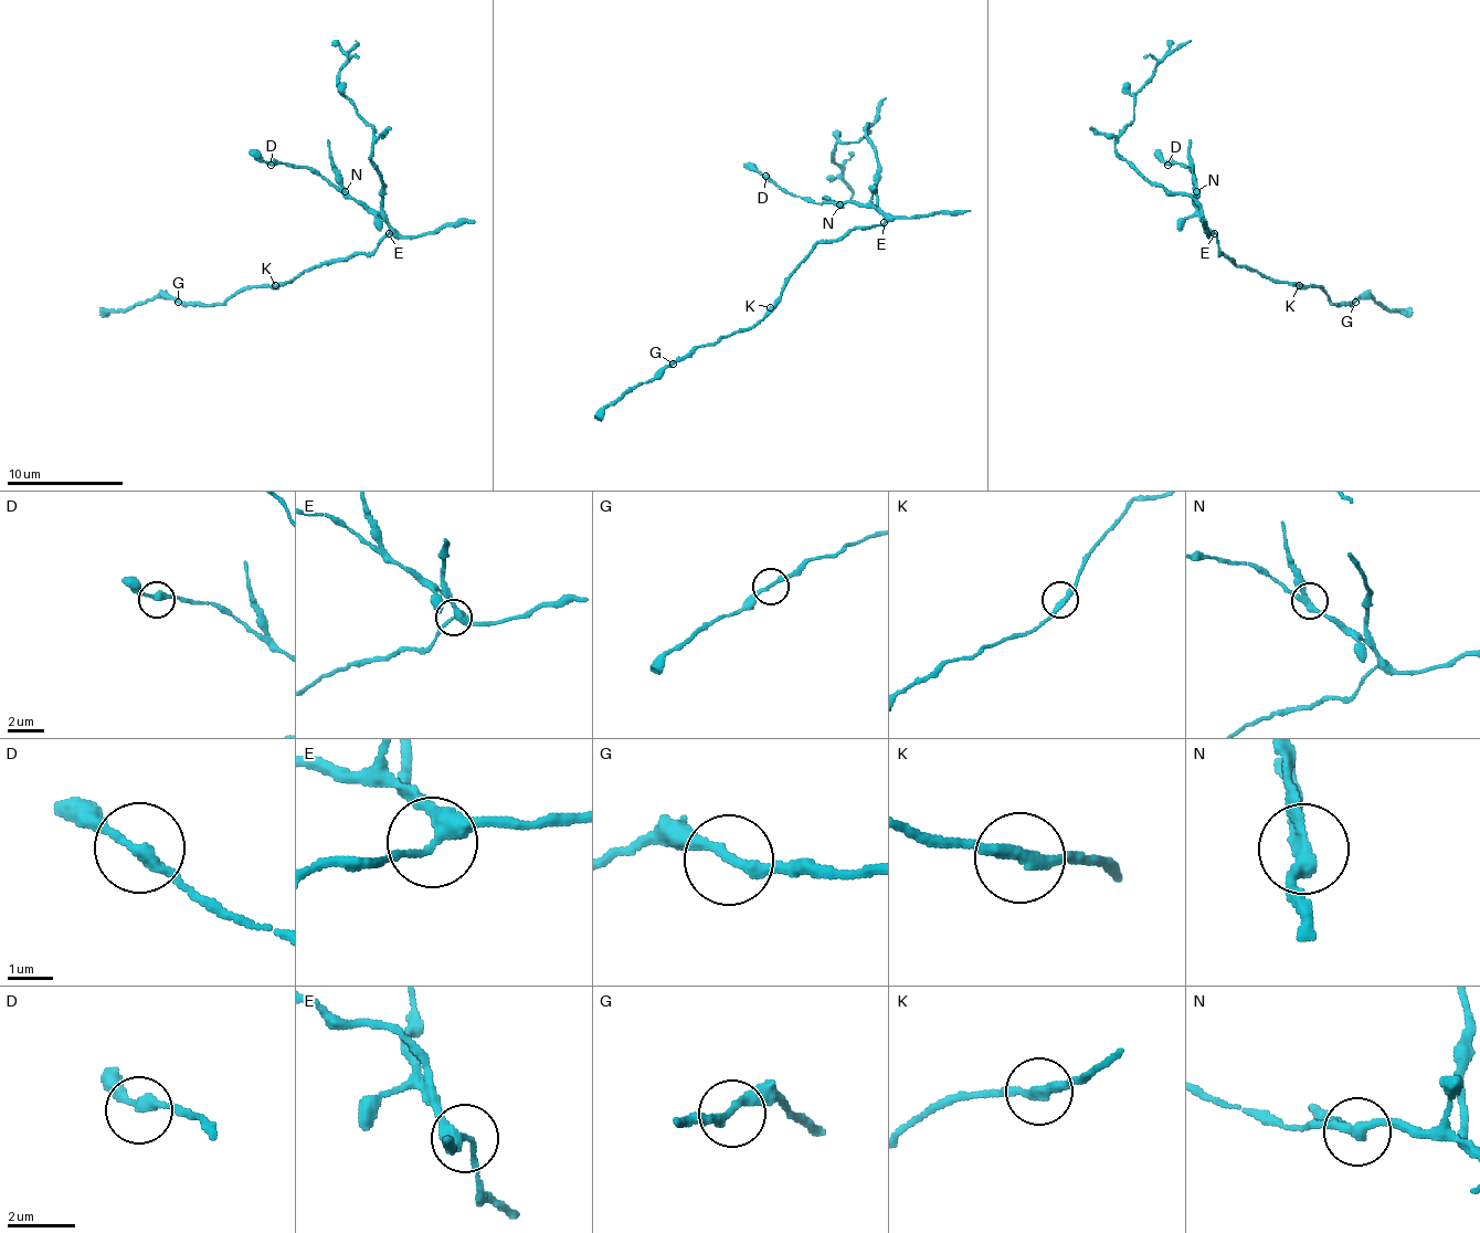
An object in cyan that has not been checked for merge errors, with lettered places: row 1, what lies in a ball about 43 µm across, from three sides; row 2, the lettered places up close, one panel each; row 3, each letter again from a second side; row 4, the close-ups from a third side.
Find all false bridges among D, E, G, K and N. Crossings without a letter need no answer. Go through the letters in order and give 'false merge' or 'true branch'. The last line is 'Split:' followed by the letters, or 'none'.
D: true branch
E: true branch
G: true branch
K: true branch
N: false merge
Split: N

